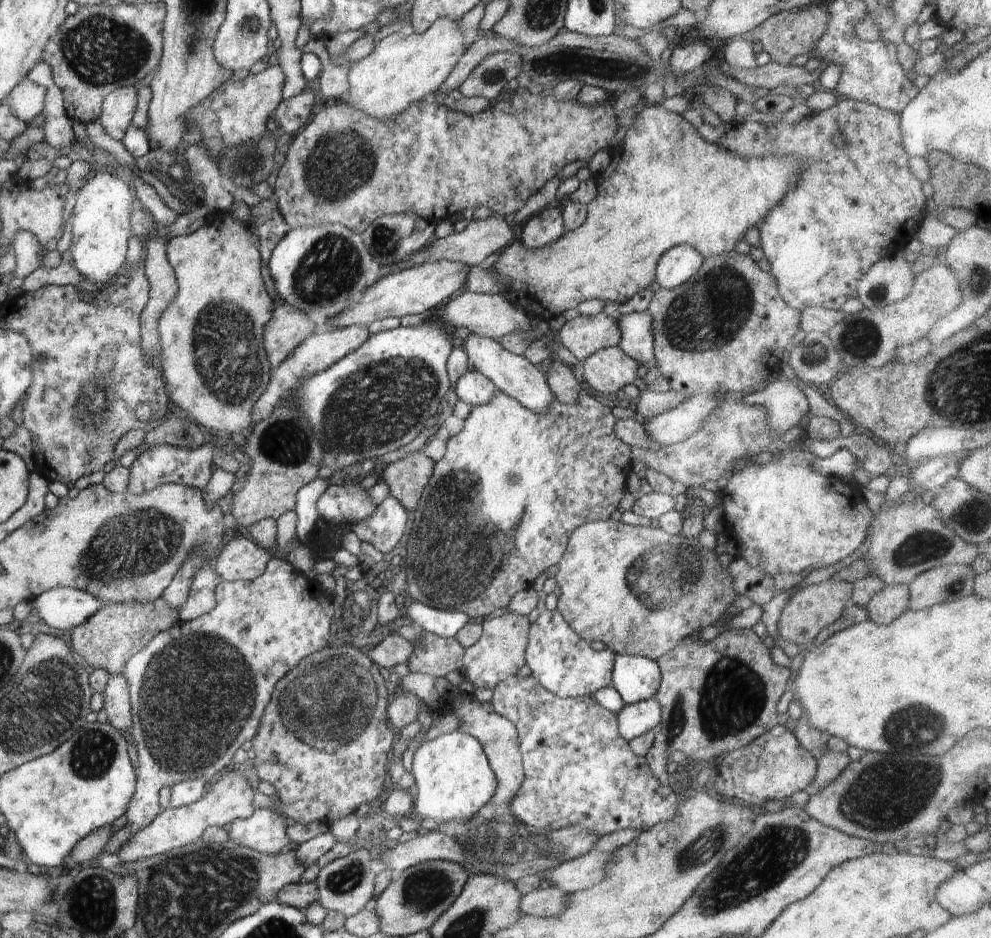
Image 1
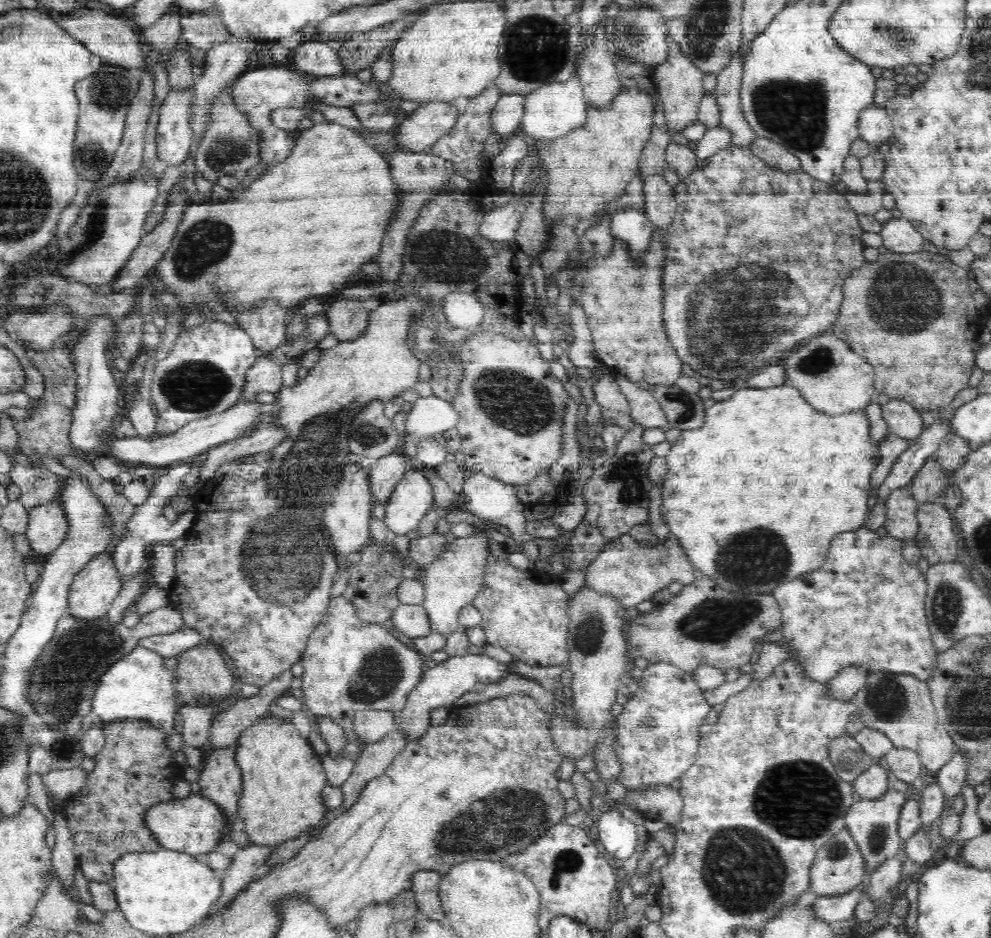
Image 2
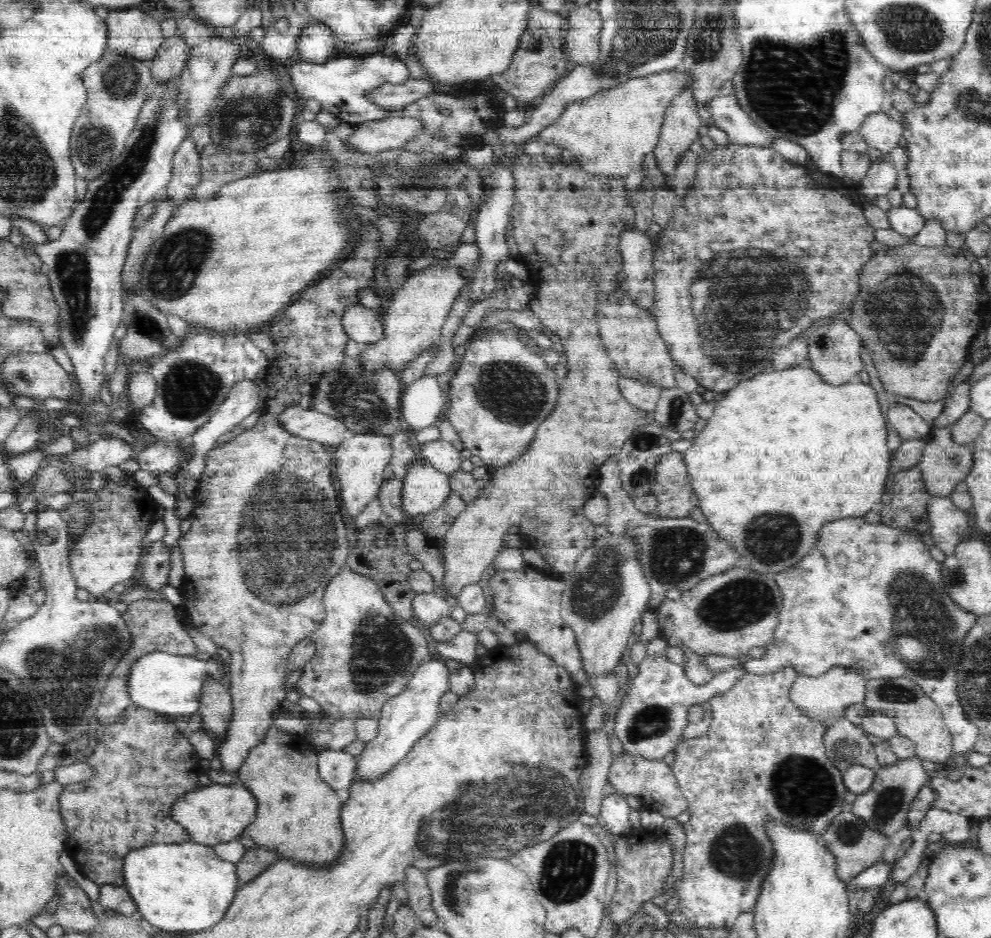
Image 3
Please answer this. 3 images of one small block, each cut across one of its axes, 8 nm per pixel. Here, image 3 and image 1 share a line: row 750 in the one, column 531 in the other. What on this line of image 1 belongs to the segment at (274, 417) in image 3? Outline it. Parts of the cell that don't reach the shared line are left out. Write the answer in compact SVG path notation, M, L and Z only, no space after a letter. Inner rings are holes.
M543 208L526 221L521 242L528 250L541 249L556 242L564 233L565 226L560 210Z

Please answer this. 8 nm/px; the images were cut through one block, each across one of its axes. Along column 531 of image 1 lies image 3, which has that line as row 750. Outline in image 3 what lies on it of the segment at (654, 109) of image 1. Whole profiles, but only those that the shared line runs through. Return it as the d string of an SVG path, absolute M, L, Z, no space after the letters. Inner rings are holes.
M270 726L262 742L250 749L238 774L242 786L252 791L258 803L256 818L246 828L257 847L272 850L284 859L312 867L330 866L334 860L338 860L344 848L344 831L341 830L340 818L342 802L339 802L330 785L321 779L317 751L304 737Z

